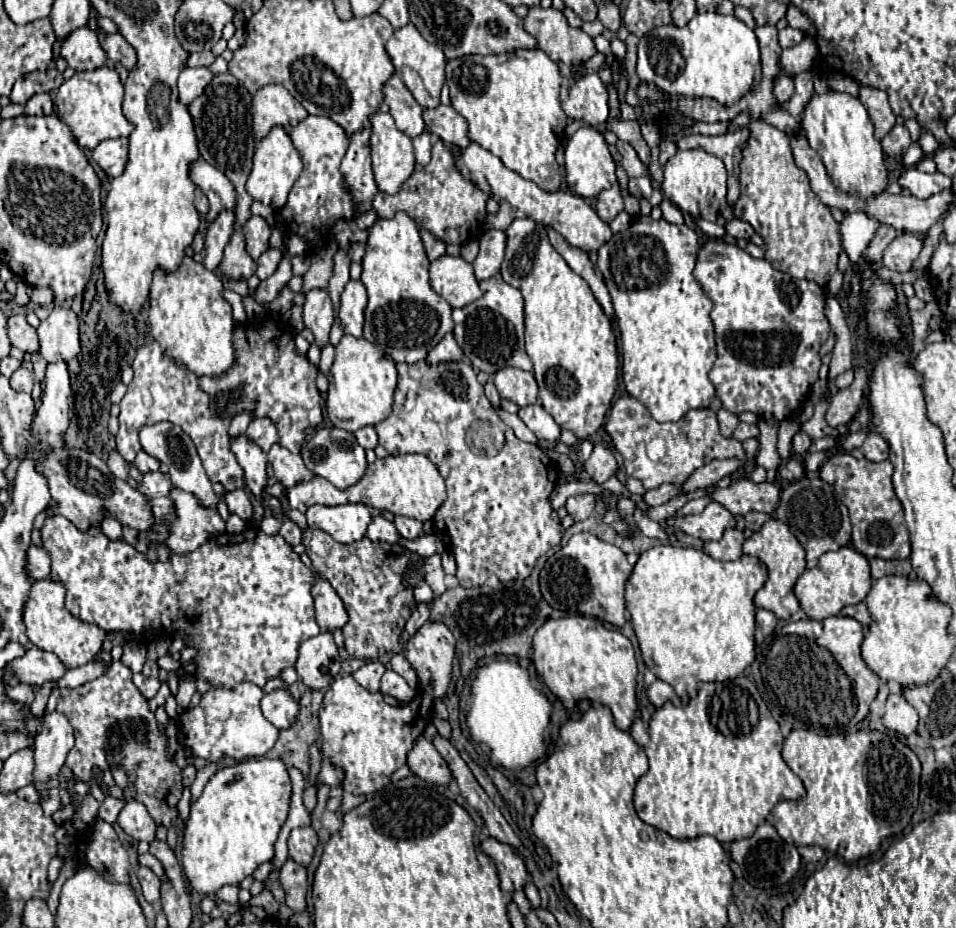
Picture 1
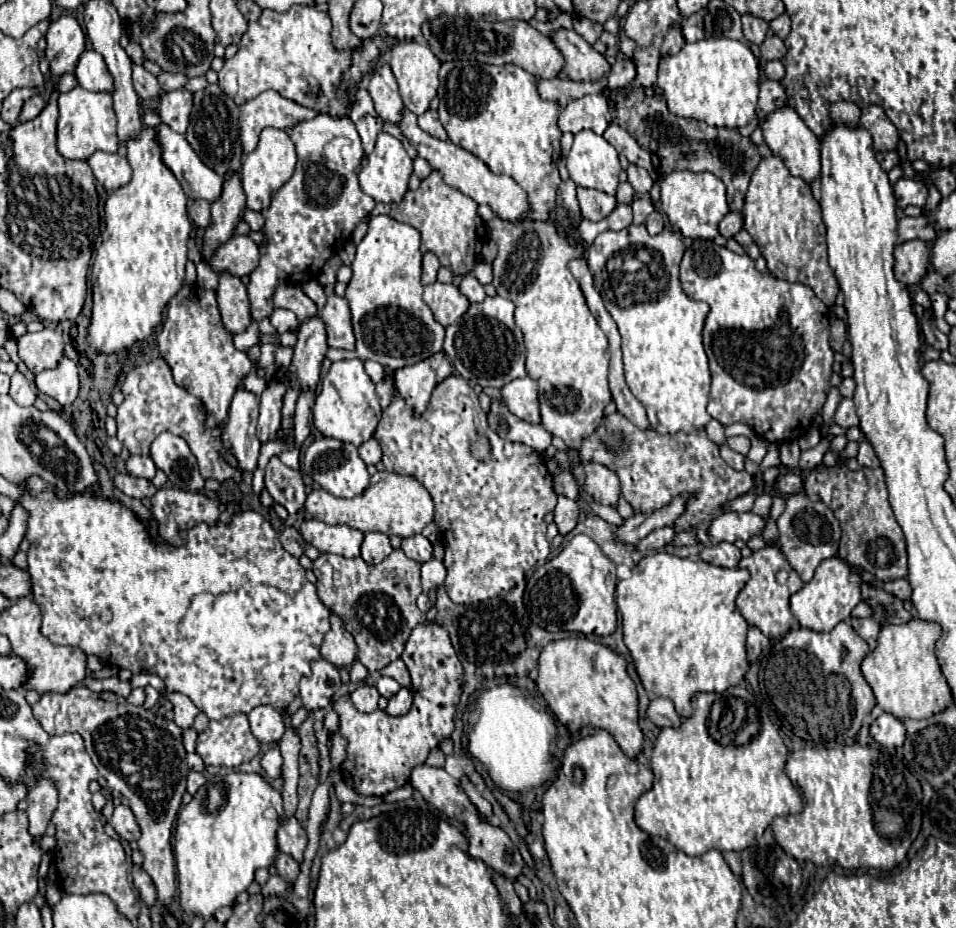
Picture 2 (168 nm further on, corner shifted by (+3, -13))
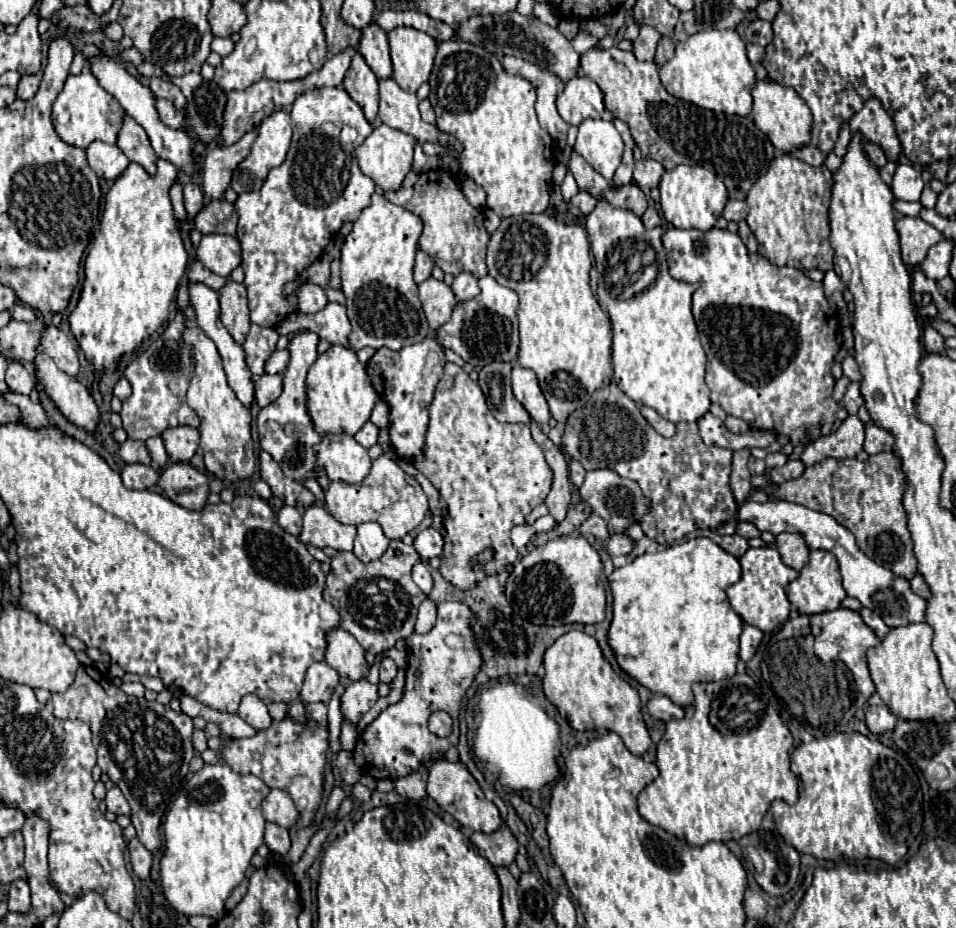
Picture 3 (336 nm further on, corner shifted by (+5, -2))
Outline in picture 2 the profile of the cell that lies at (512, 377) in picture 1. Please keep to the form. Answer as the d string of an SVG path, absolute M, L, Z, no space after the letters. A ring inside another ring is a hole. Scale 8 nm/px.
M531 377L515 379L501 389L501 395L513 415L519 419L537 425L541 421L539 415L539 397L537 397L537 383Z

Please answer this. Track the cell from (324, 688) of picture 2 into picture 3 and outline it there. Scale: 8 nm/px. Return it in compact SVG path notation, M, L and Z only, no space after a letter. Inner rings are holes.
M315 662L309 666L305 674L305 682L301 688L301 700L307 702L329 702L333 690L339 682L339 674L327 662Z

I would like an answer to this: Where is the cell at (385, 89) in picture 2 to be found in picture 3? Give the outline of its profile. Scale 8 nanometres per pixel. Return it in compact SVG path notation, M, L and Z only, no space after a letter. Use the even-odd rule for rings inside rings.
M369 24L363 30L361 42L359 42L359 54L365 58L377 80L387 80L393 74L393 64L389 58L389 44L387 34L381 32L375 24Z

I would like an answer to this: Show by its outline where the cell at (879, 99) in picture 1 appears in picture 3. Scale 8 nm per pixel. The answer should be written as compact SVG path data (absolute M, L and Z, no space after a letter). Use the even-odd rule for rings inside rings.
M869 98L863 108L849 120L849 126L851 132L861 132L865 136L865 142L875 142L885 148L887 158L891 162L897 162L901 144L895 134L895 124L877 98Z

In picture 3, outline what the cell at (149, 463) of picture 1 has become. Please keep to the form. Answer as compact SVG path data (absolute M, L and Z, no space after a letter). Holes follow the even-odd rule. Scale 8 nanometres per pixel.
M125 440L125 442L121 444L119 456L121 456L127 464L133 464L133 462L151 464L151 454L149 454L145 442L141 442L141 440Z

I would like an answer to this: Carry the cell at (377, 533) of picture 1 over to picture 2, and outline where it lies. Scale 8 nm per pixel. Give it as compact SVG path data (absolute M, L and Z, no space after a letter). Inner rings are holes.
M367 533L361 545L361 557L367 565L381 563L393 551L389 537L385 533Z

